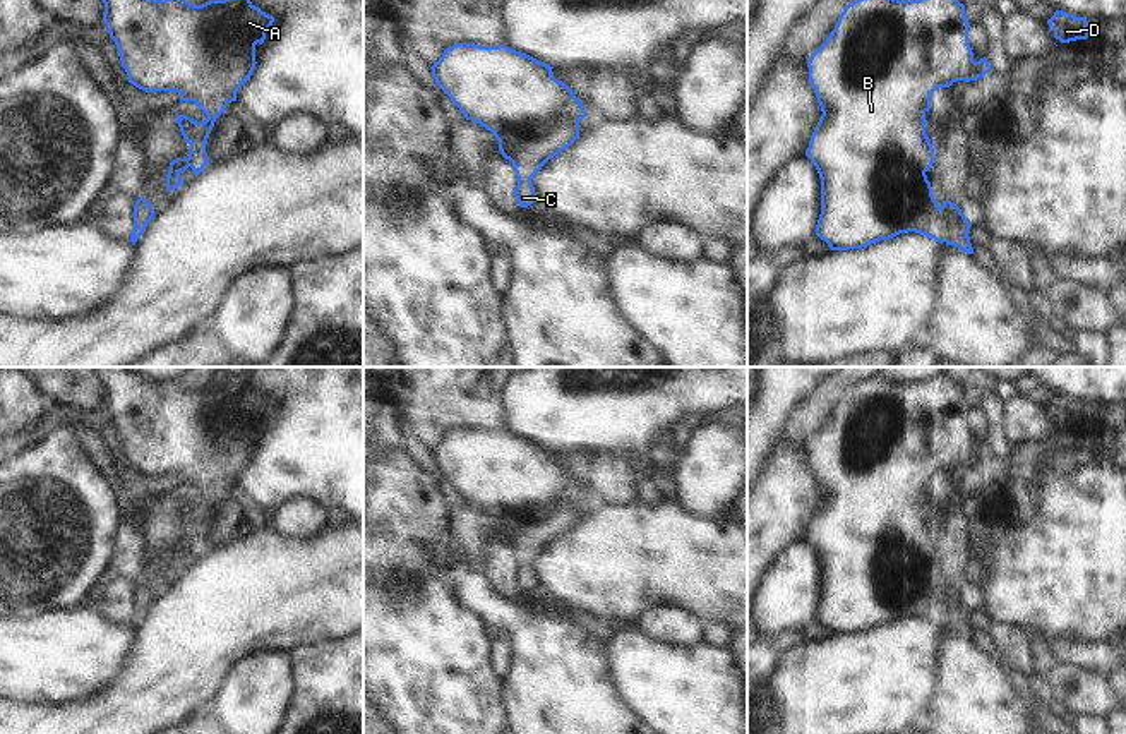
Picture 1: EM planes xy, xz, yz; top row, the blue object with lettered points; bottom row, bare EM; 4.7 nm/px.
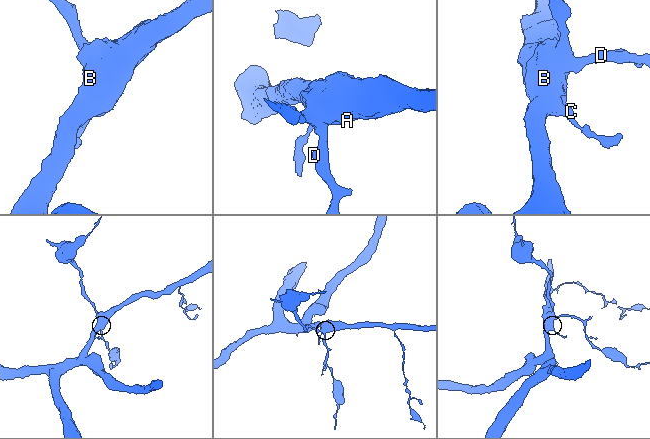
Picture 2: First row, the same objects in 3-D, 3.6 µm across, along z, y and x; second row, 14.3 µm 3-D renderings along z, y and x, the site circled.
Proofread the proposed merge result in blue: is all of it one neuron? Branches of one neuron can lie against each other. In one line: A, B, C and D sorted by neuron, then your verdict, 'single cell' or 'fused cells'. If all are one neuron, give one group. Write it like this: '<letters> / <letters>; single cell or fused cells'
A B C D; single cell

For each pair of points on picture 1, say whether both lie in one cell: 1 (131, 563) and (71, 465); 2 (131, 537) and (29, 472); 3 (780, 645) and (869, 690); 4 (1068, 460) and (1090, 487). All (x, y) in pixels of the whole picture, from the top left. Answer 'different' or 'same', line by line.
1: different
2: different
3: different
4: different

